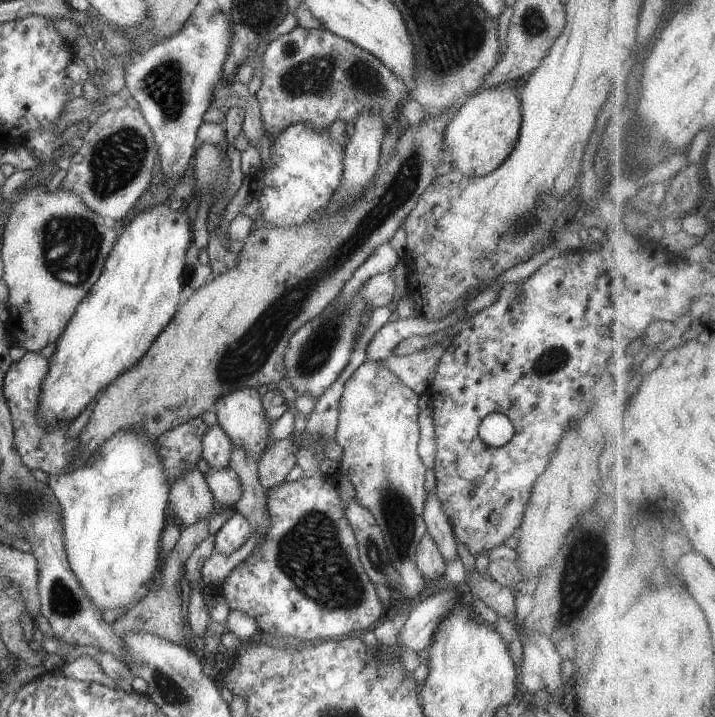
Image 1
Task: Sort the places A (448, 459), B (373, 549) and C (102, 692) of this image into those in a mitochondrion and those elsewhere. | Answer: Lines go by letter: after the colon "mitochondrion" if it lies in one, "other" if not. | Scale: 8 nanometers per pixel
A: other
B: mitochondrion
C: other

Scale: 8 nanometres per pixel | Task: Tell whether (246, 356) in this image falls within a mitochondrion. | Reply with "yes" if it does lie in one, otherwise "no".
yes

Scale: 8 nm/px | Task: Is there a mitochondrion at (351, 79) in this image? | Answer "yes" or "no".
yes

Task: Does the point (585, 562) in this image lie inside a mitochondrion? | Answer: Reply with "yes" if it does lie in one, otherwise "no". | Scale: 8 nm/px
yes

